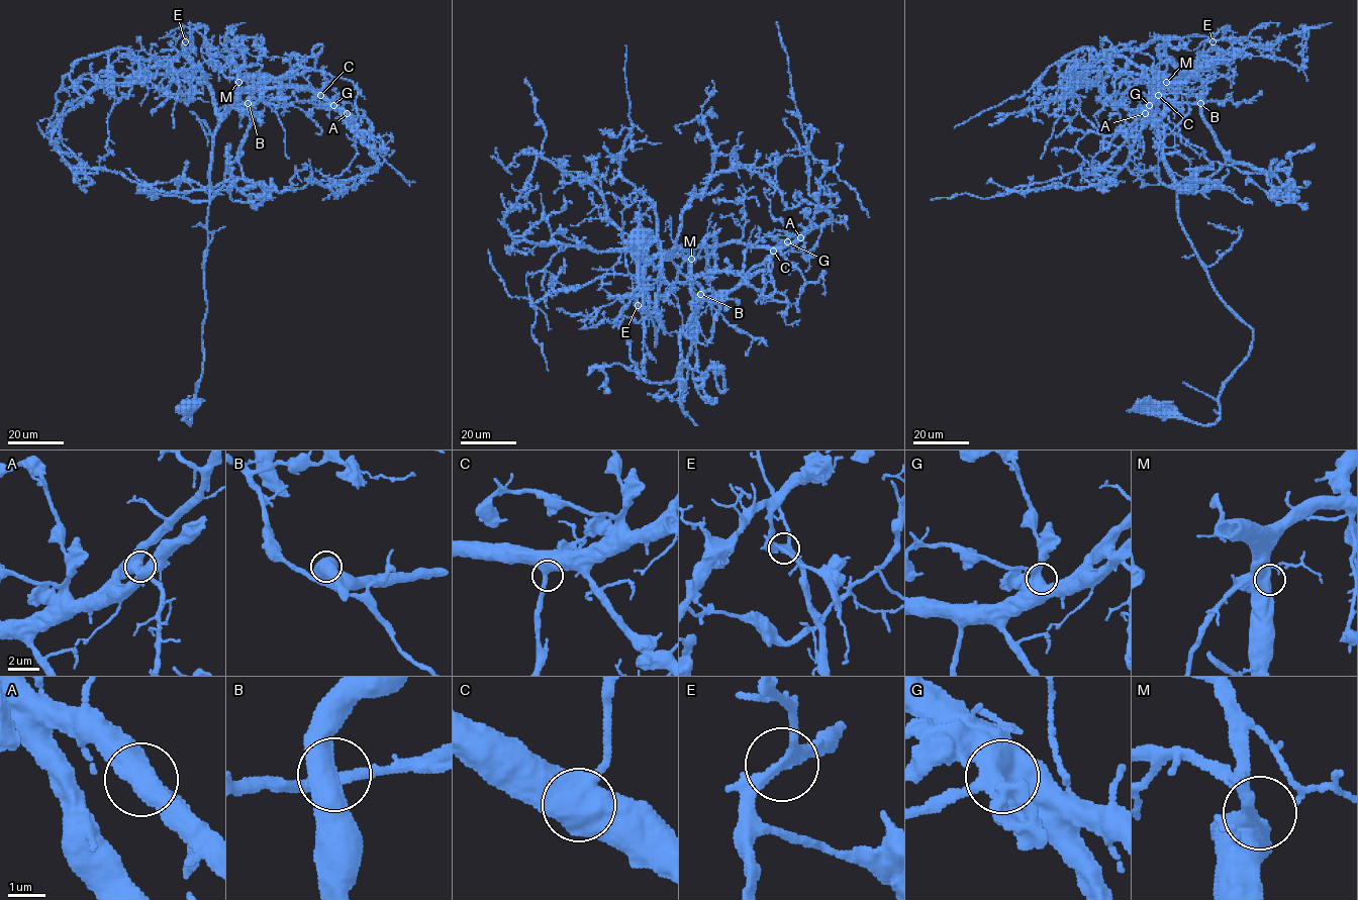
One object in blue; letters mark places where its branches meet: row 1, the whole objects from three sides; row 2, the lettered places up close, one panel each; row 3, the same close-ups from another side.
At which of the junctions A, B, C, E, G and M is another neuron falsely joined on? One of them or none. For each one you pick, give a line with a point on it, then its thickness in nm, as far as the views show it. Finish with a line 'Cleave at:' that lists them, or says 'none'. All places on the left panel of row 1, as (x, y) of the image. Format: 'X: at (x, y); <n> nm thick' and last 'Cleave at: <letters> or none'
Cleave at: none

